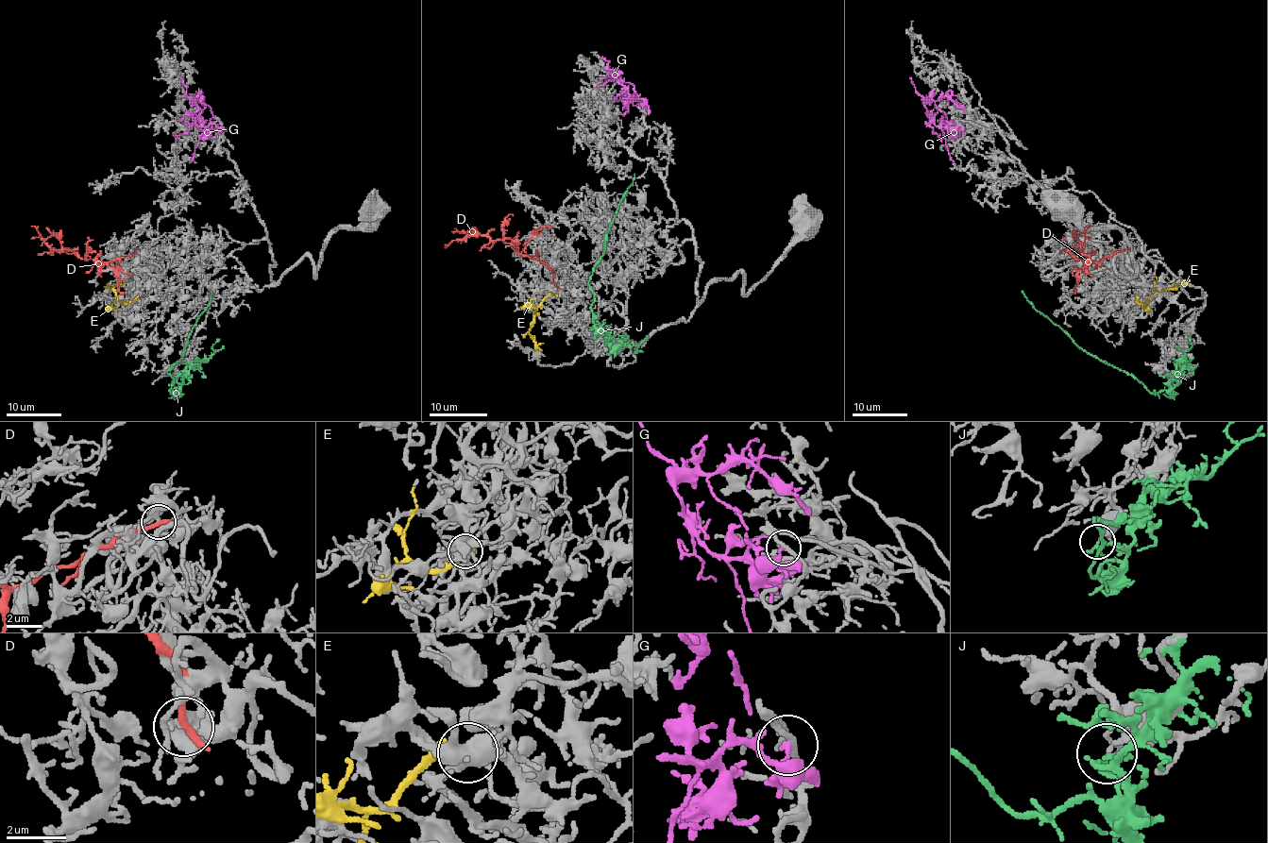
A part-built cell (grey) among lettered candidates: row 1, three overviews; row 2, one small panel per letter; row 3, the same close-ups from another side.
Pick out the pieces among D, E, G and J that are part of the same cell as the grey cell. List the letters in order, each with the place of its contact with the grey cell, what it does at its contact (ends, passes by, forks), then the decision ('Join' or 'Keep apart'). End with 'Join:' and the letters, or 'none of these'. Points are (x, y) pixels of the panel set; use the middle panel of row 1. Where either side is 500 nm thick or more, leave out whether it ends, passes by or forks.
D: Touches grey at (553, 283). It ends there. Keep apart
E: Touches grey at (554, 295). It ends there. Keep apart
G: Touches grey at (644, 108). It ends there. Join
J: Touches grey at (593, 328). It ends there. Keep apart
Join: G

